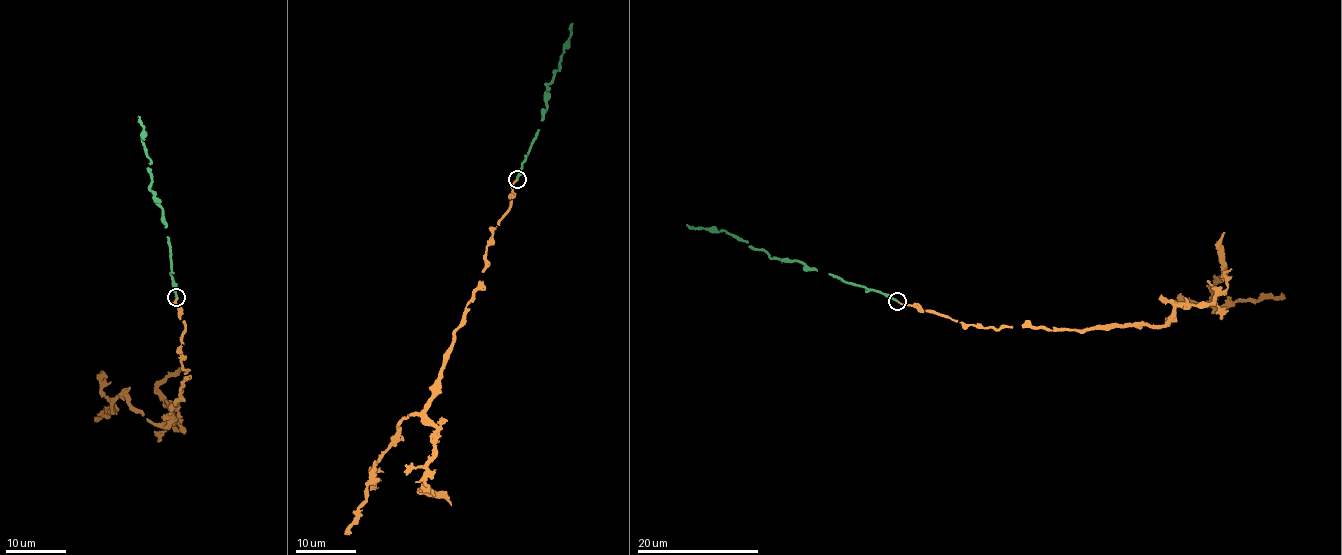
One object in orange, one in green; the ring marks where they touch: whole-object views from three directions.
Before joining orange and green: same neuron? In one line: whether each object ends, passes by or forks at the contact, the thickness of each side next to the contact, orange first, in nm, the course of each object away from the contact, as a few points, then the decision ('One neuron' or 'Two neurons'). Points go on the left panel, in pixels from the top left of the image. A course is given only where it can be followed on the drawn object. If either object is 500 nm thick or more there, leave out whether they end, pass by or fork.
At the ring orange ends. At the ring green ends. Thickness 190 nm (orange) against 280 nm. Course of orange: (177, 297), (189, 377), (172, 409), (174, 419), (153, 424), (120, 396), (112, 412), (95, 420). Course of green: (177, 297), (171, 278), (168, 236), (163, 212), (150, 190), (150, 161), (140, 136), (143, 127), (138, 115). One neuron

